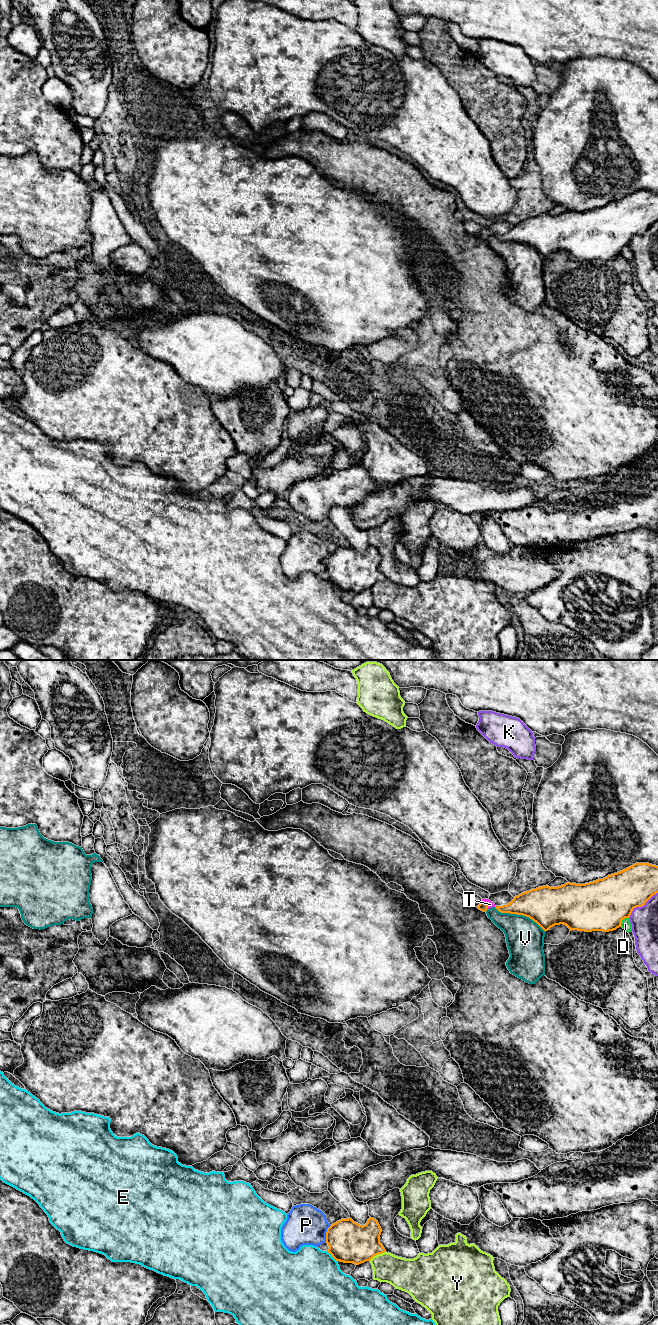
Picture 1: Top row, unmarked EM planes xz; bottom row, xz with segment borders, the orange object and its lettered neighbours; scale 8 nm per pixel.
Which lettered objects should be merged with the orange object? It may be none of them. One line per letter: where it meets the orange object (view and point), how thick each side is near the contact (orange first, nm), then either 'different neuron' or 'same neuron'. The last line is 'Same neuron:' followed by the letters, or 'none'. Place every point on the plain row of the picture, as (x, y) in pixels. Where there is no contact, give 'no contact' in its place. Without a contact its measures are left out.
D: xz (622, 247) | 420/70 nm | different neuron
E: xz (332, 584) | 340/480 nm | different neuron
K: xz (641, 234) | 360/220 nm | different neuron
P: xz (326, 561) | 340/320 nm | different neuron
T: xz (486, 232) | 70/50 nm | same neuron
V: xz (520, 242) | 320/300 nm | different neuron
Y: xz (377, 582) | 340/240 nm | different neuron
Same neuron: T

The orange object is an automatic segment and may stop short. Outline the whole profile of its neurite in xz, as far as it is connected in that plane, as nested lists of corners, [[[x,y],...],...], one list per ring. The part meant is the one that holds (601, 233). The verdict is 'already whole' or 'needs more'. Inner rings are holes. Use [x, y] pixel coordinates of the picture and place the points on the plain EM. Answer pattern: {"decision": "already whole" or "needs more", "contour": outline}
{"decision": "already whole", "contour": [[[635,191],[632,194],[585,212],[567,210],[558,215],[548,213],[523,220],[503,234],[495,234],[501,241],[529,245],[544,259],[555,253],[564,252],[570,259],[609,260],[621,255],[622,248],[629,246],[633,237],[642,235],[658,221],[658,194]]]}

